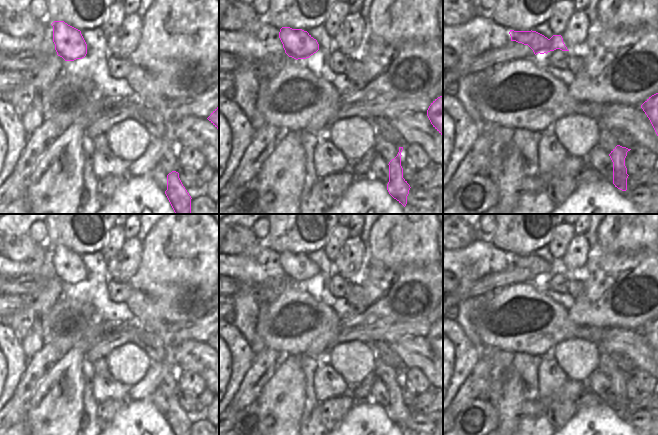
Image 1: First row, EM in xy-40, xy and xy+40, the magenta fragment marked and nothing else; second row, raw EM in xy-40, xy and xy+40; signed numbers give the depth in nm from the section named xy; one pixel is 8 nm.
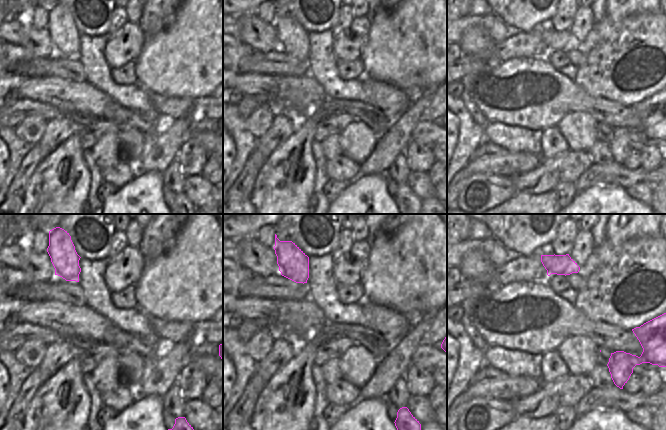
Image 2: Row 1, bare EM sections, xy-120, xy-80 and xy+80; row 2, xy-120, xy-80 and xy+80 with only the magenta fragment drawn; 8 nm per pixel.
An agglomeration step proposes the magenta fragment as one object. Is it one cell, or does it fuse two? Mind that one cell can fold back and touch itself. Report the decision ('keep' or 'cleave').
keep

